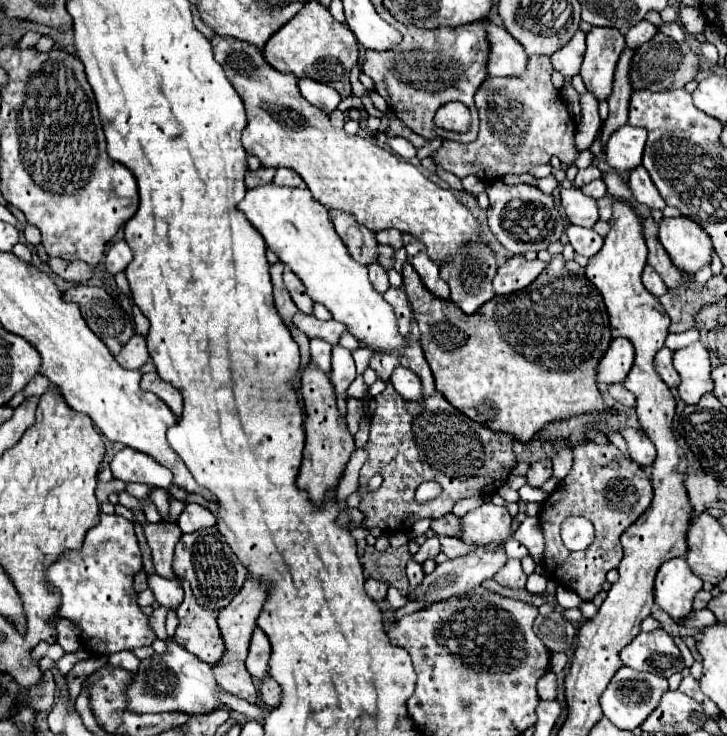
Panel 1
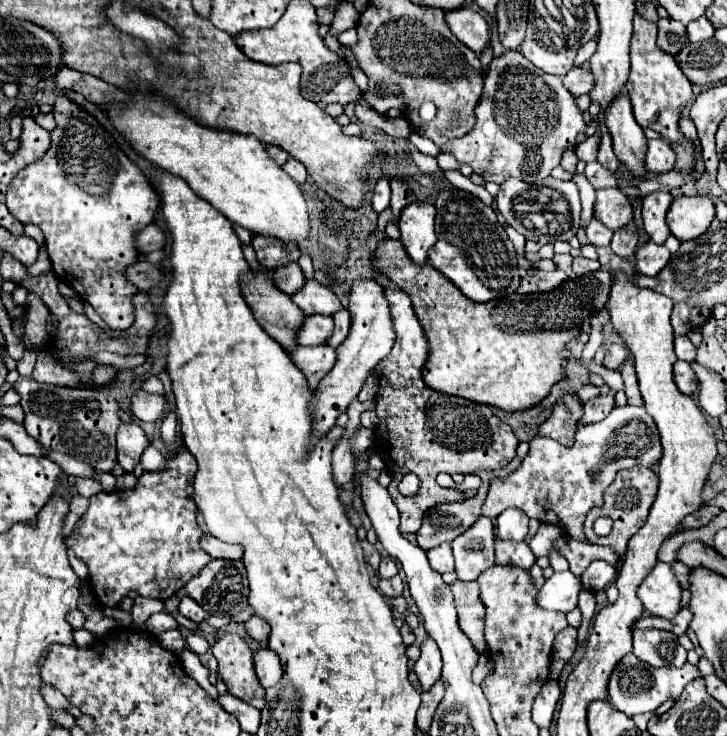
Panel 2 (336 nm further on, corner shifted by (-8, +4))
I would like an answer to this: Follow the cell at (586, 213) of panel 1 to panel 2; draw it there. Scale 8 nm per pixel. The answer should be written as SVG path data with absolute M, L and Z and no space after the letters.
M600 189L596 191L594 217L600 219L608 229L616 231L632 221L634 207L620 189Z

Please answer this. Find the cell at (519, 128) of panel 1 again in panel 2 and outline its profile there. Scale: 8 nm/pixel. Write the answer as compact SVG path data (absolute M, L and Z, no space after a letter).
M504 53L502 57L492 59L490 71L484 77L484 91L476 107L476 125L462 137L452 139L442 145L442 153L450 153L462 165L470 165L474 173L482 175L486 181L504 183L508 177L518 177L524 181L538 181L548 177L550 171L560 165L562 153L574 145L576 135L586 131L586 121L582 111L576 107L576 99L562 85L562 77L548 75L534 67L522 53Z

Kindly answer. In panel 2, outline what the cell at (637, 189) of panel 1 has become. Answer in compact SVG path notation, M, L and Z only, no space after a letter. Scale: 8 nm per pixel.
M650 193L644 197L642 201L642 219L644 219L644 229L650 235L650 239L658 245L662 245L666 241L666 237L670 235L670 229L666 225L666 211L672 203L672 195L670 193Z

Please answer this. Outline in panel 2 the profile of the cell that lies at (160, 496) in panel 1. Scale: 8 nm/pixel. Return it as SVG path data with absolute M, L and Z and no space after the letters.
M150 445L150 447L146 447L140 463L142 463L142 467L144 467L146 471L150 471L150 469L162 469L162 465L164 465L164 455L162 455L154 445Z

